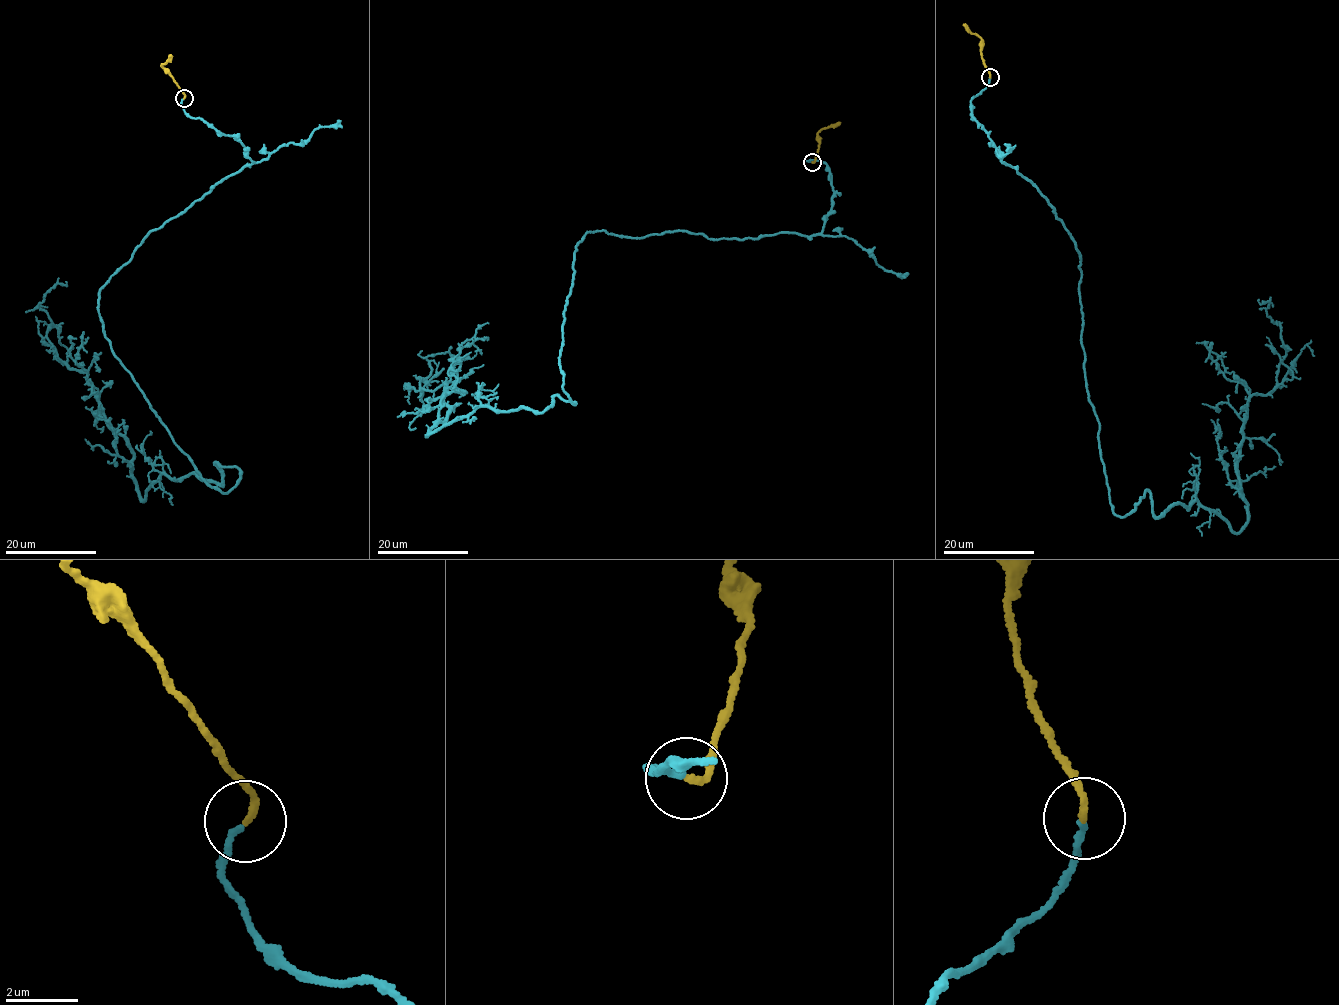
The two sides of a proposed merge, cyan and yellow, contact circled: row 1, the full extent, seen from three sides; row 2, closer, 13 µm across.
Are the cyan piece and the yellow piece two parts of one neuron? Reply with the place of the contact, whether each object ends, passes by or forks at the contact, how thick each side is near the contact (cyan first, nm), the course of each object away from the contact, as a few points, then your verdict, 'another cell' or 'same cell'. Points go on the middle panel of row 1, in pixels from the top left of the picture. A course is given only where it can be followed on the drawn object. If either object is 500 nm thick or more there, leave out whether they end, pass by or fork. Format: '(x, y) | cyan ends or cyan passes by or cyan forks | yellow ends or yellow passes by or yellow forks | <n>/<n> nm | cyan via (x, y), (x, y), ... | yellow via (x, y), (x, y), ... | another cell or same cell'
(812, 162) | cyan ends | yellow ends | 170/170 nm | cyan via (811, 162), (834, 195), (810, 236), (584, 233), (574, 403), (427, 435), (449, 412), (426, 358), (474, 355) | yellow via (811, 162), (815, 161), (820, 143), (818, 133), (840, 122) | same cell

